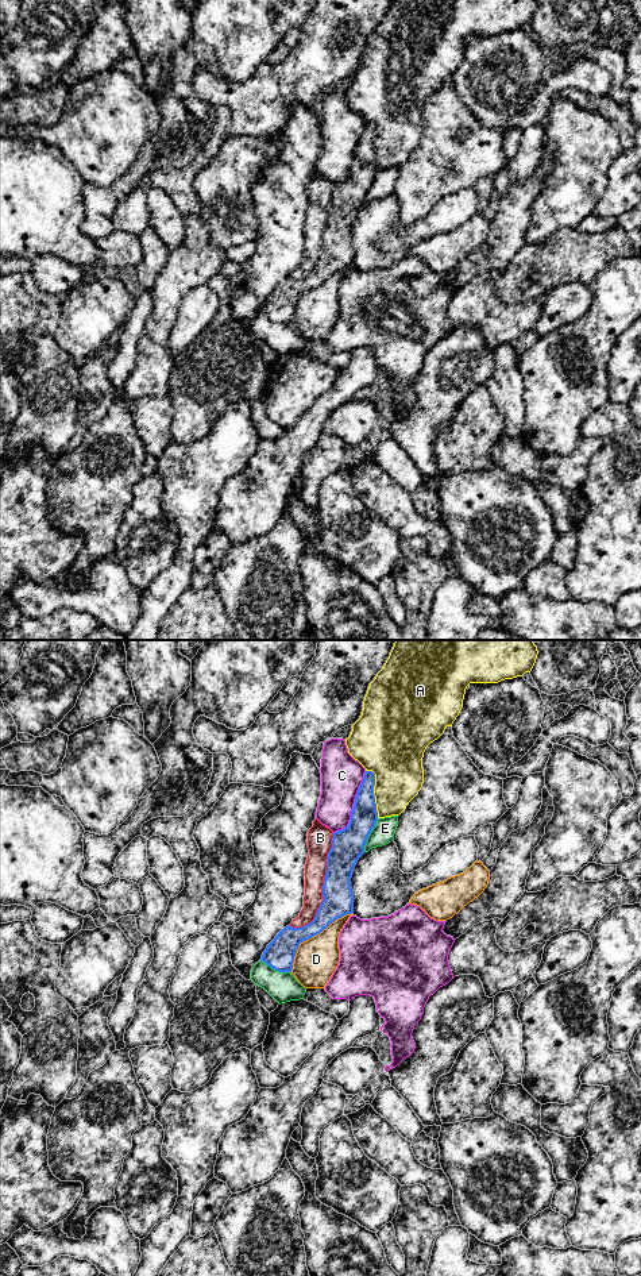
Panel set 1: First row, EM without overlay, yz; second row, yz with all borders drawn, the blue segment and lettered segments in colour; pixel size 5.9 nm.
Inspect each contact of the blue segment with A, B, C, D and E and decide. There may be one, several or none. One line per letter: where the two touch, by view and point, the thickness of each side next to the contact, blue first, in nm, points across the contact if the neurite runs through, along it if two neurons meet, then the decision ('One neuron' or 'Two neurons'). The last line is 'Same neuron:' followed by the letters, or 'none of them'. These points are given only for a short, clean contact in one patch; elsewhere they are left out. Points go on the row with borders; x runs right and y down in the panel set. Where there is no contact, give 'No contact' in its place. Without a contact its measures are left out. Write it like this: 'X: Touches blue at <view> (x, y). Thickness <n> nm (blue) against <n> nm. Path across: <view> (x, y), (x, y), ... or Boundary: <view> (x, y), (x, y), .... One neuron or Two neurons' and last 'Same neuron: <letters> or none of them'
A: Touches blue at yz (373, 791). Thickness 160 nm (blue) against 320 nm. Two neurons
B: Touches blue at yz (323, 886). Thickness 180 nm (blue) against 140 nm. Two neurons
C: Touches blue at yz (354, 805). Thickness 190 nm (blue) against 240 nm. Two neurons
D: Touches blue at yz (312, 936). Thickness 180 nm (blue) against 260 nm. Two neurons
E: Touches blue at yz (369, 835). Thickness 190 nm (blue) against 130 nm. Two neurons
Same neuron: none of them

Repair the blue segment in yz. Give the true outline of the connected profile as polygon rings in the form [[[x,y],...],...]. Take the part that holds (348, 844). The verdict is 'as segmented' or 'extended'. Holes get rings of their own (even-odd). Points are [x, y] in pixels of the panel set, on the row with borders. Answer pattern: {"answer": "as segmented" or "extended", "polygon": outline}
{"answer": "as segmented", "polygon": [[[366,771],[348,826],[333,833],[323,886],[324,901],[314,920],[302,928],[290,925],[283,928],[263,952],[260,960],[275,971],[291,972],[301,942],[320,934],[336,920],[354,913],[351,878],[359,857],[364,853],[367,839],[378,821],[374,786],[375,774]]]}

